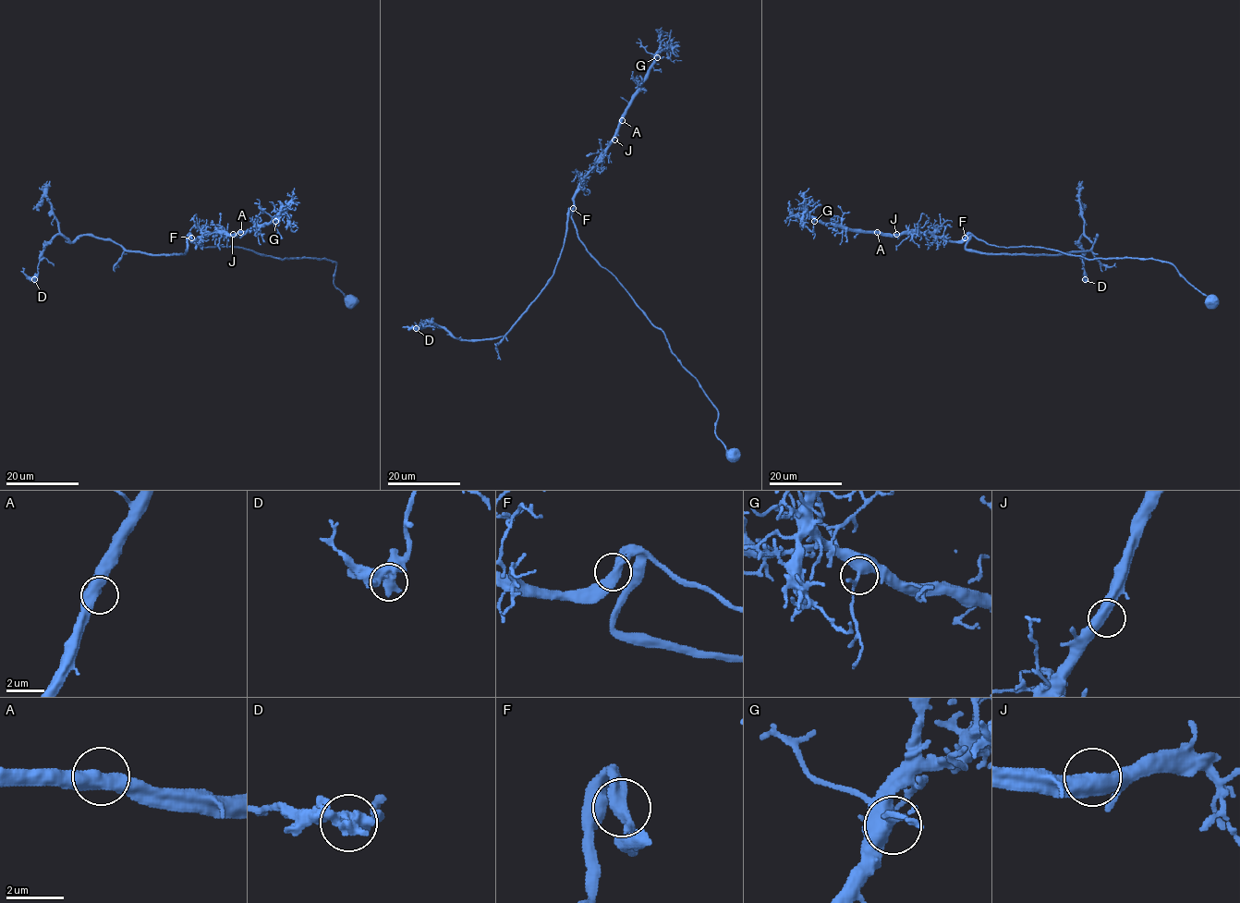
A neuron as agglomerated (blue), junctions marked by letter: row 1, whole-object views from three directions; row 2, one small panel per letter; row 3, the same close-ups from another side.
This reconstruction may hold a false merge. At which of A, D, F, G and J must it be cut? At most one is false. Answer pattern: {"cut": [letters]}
{"cut": []}

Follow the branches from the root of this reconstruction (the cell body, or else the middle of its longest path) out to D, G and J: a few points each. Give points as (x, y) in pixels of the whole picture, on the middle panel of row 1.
D: (573, 222), (569, 209), (565, 244), (553, 275), (504, 335), (483, 339), (457, 339), (433, 323), (416, 328)
G: (573, 222), (571, 213), (579, 181), (612, 140), (632, 94), (657, 57)
J: (573, 222), (571, 213), (577, 187), (614, 140)

